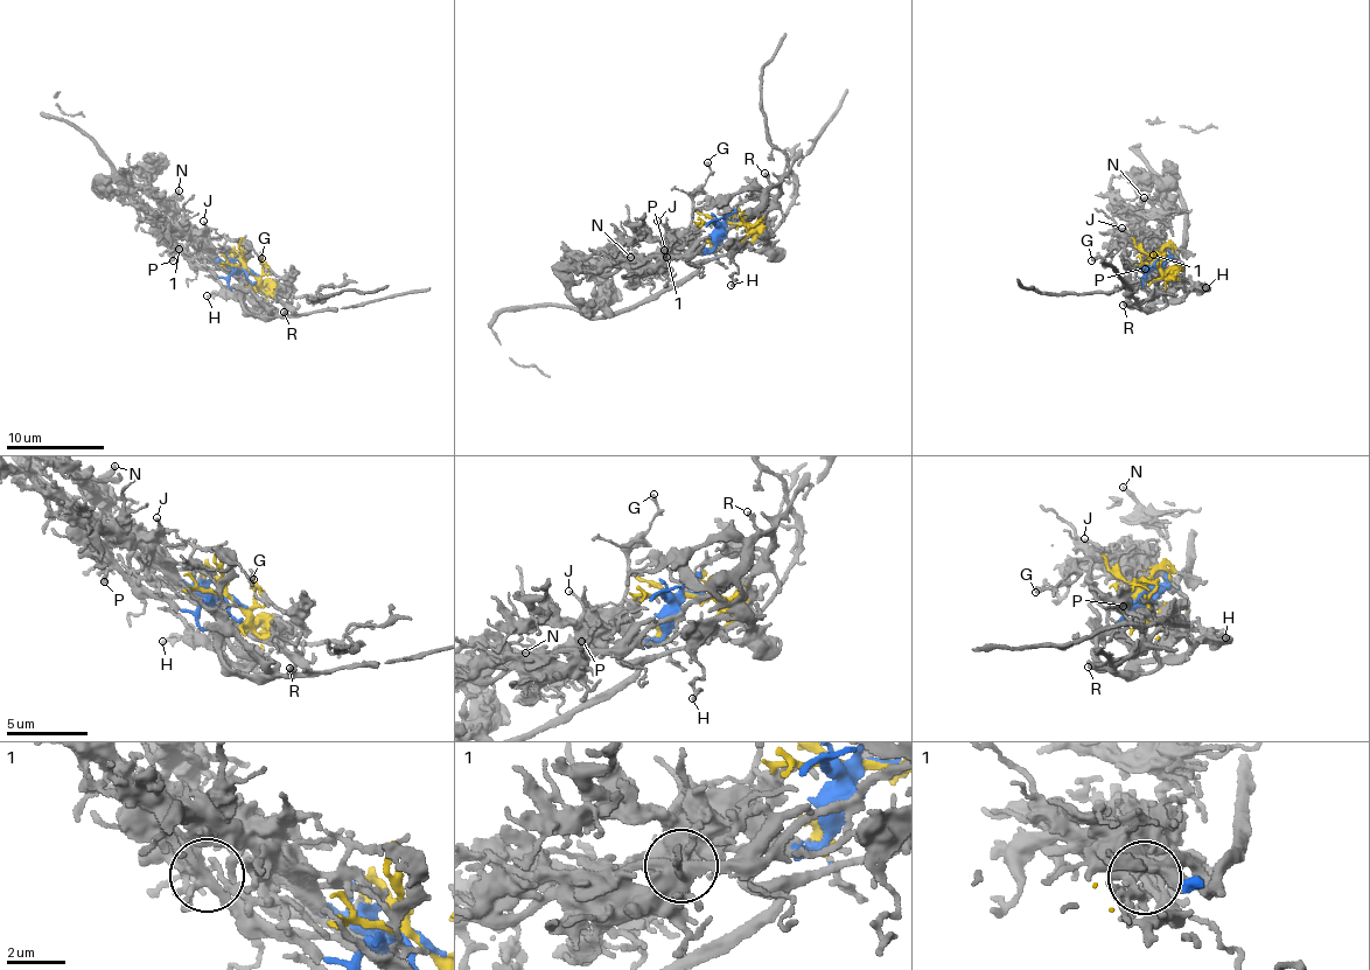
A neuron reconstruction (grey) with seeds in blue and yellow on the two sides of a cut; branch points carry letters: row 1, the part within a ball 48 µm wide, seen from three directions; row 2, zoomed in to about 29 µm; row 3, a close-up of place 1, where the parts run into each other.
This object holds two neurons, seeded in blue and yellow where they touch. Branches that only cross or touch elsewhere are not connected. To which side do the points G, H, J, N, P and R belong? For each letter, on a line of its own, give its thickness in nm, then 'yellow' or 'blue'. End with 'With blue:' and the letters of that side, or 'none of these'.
G: calibre 200 nm; blue
H: calibre 240 nm; yellow
J: calibre 160 nm; blue
N: calibre 240 nm; blue
P: calibre 160 nm; blue
R: calibre 190 nm; yellow
With blue: G, J, N, P

